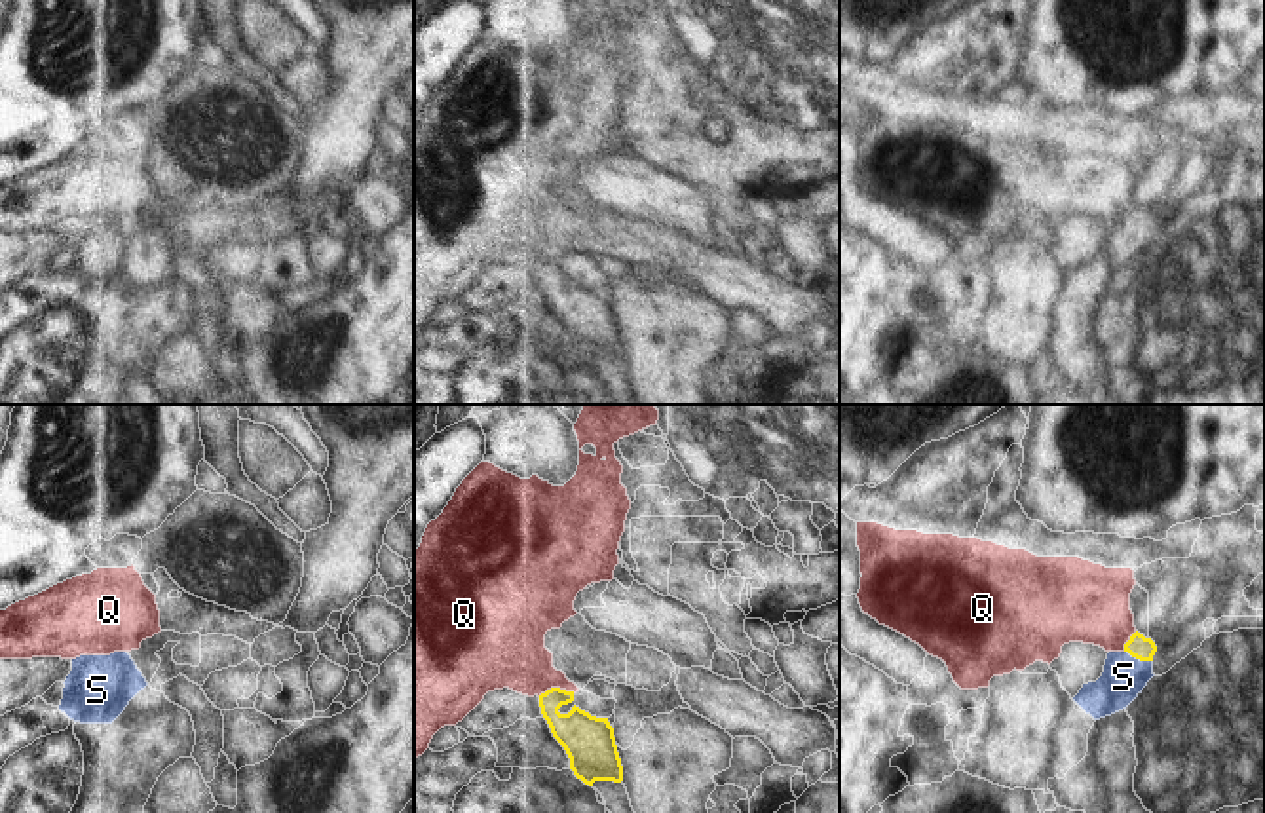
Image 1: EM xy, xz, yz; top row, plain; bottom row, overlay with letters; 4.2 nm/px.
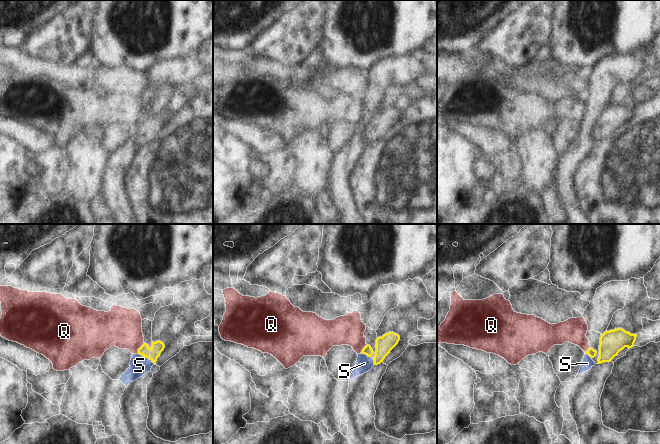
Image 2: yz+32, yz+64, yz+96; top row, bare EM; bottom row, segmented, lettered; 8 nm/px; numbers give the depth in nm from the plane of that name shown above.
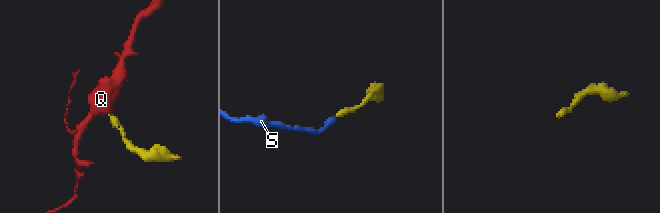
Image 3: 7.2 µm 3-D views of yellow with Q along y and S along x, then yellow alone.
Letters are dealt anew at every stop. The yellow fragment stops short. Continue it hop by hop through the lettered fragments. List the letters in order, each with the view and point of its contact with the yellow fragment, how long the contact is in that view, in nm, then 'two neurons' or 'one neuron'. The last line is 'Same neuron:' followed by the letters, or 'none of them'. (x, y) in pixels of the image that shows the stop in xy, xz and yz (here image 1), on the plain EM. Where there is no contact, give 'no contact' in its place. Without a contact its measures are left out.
Q: contact xz (555, 263); length 160 nm; two neurons
S: contact yz (1138, 232); length 130 nm; one neuron
Same neuron: S

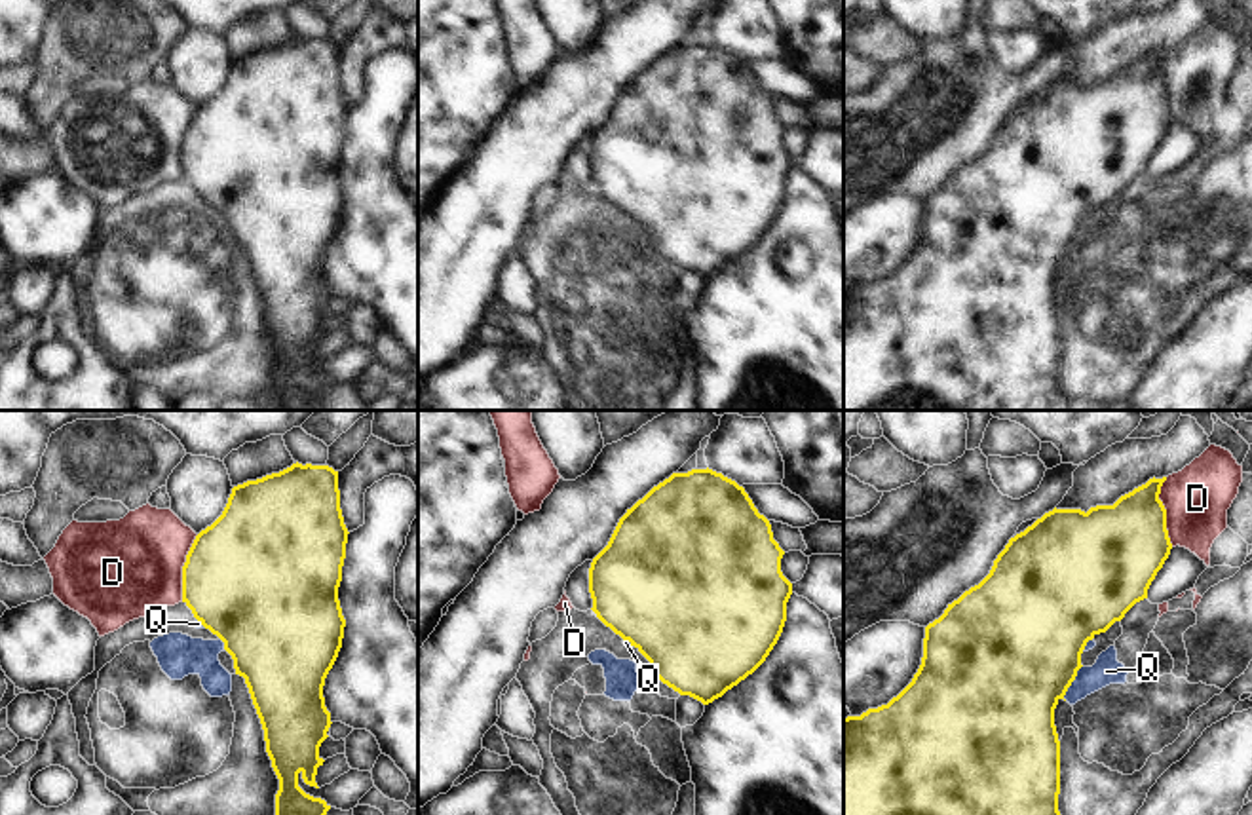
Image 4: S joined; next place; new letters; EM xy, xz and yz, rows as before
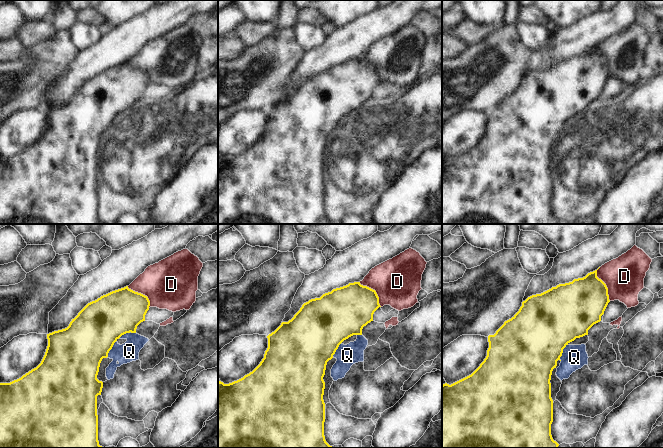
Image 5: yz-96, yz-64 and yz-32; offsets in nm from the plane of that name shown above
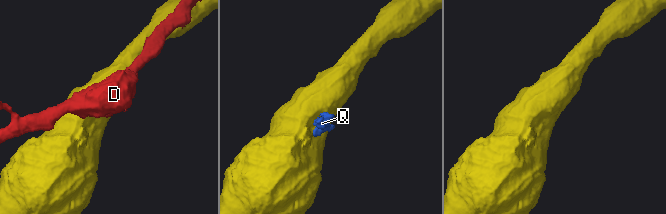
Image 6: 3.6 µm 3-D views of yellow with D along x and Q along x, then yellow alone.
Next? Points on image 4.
D: contact yz (1165, 86); length 300 nm; two neurons
Q: contact yz (1072, 255); length 170 nm; one neuron
Same neuron: Q

